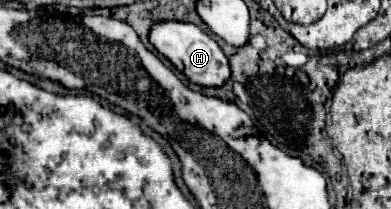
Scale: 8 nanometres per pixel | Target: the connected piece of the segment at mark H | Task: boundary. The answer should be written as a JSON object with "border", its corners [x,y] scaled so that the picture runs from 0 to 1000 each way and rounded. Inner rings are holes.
{"border":[[[402,105],[386,134],[386,211],[422,268],[432,297],[478,364],[483,392],[524,411],[524,421],[560,421],[591,383],[591,316],[586,278],[570,258],[560,211],[535,182],[519,144],[483,105]]]}

